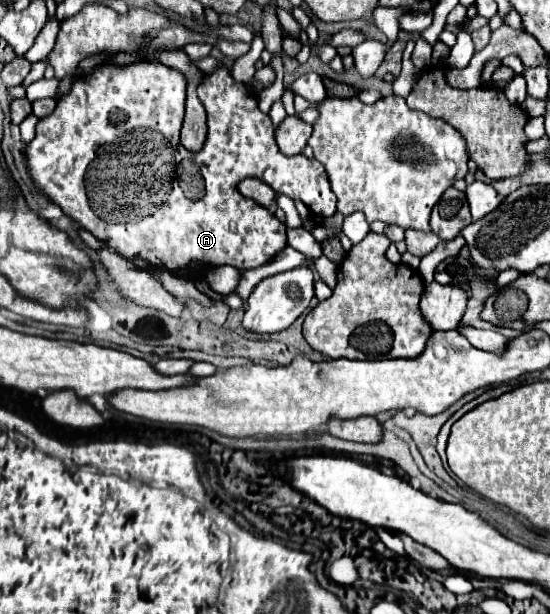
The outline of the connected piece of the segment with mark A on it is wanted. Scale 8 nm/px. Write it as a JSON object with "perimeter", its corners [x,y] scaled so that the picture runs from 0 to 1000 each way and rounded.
{"perimeter":[[[285,99],[176,106],[162,125],[133,132],[125,151],[104,161],[100,181],[67,200],[64,226],[45,236],[45,265],[64,308],[224,419],[253,419],[267,432],[311,445],[344,441],[355,458],[398,432],[424,432],[438,441],[467,438],[522,402],[518,363],[431,311],[431,298],[442,292],[475,292],[507,314],[551,327],[580,353],[609,347],[613,324],[587,269],[555,252],[515,252],[500,233],[489,187],[467,171],[464,148],[427,132],[409,112],[376,121],[373,135],[358,145],[376,181],[380,210],[369,246],[340,246],[325,230],[336,187],[336,142],[340,135],[322,112]]]}

